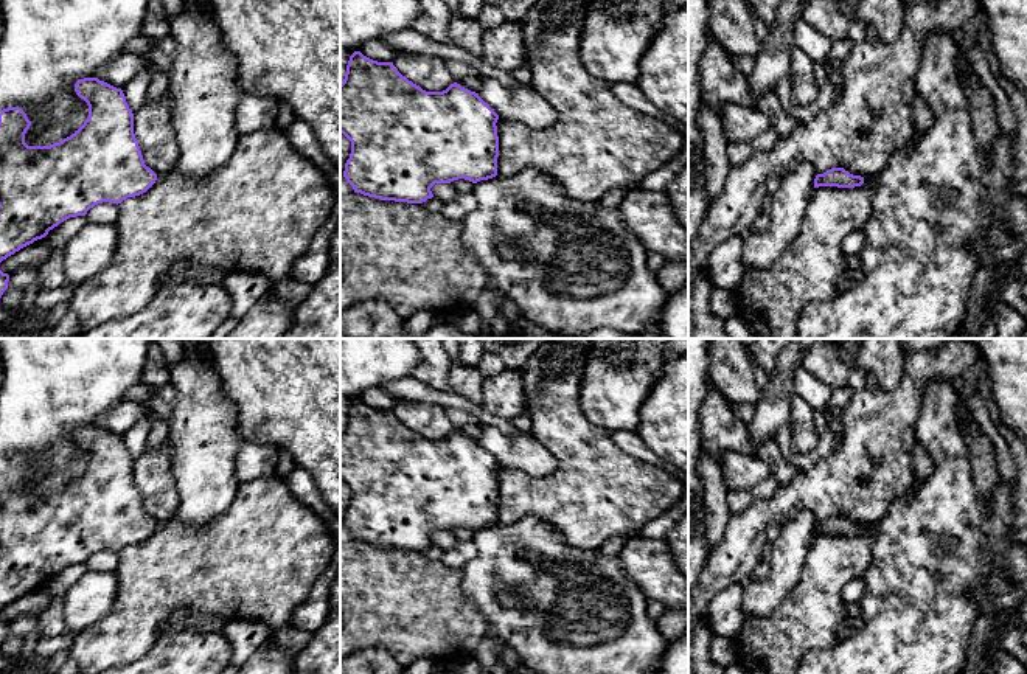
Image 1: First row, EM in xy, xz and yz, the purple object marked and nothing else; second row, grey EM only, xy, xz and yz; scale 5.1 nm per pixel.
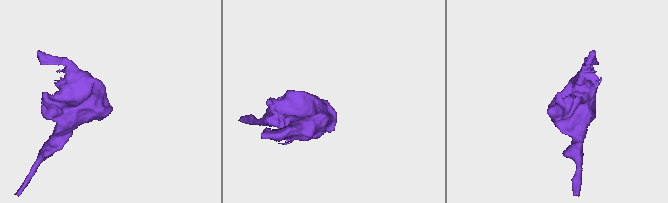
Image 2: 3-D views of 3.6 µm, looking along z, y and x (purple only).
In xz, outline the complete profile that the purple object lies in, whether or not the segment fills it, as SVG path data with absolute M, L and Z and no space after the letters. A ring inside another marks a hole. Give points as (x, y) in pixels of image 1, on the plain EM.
M360 399L350 404L345 427L340 432L340 481L351 489L351 502L343 525L354 540L381 548L423 551L432 547L435 531L458 526L477 531L497 523L499 463L479 444L454 430L443 439L426 439L402 424L393 410L378 410Z

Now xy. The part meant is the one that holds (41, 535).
M98 426L78 427L76 443L89 453L84 472L70 485L50 494L28 494L25 481L31 474L20 455L0 458L0 610L20 596L42 587L61 570L85 564L98 551L121 551L127 545L146 540L157 528L157 522L144 512L134 481L134 461L121 436Z

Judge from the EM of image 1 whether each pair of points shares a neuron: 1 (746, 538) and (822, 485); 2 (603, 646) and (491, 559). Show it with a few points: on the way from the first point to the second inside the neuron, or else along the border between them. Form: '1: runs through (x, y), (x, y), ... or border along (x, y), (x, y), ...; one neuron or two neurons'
1: runs through (763, 519), (804, 493); one neuron
2: runs through (575, 618), (546, 600), (519, 573); one neuron

